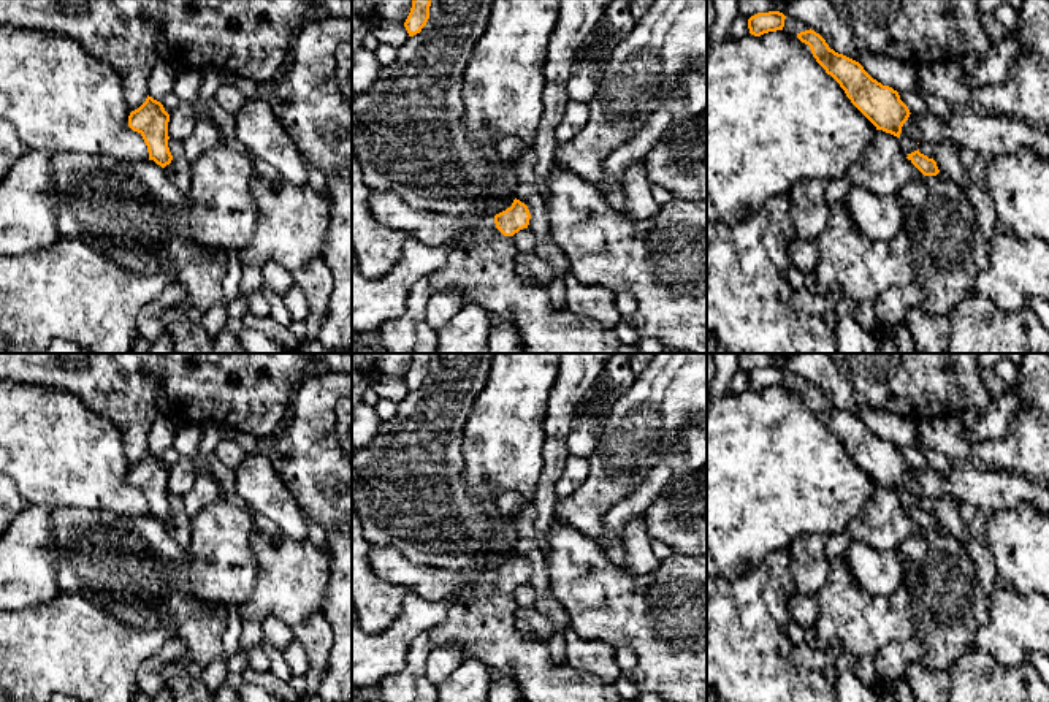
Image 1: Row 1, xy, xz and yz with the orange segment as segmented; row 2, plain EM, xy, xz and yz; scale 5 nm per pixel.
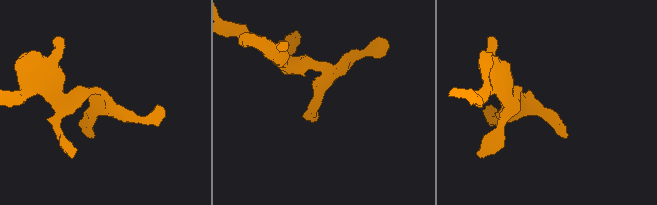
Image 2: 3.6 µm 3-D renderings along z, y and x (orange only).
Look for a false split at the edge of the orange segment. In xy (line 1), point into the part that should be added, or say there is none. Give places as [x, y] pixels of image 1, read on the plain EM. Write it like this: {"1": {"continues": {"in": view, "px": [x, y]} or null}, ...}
{"1": {"continues": null}}

